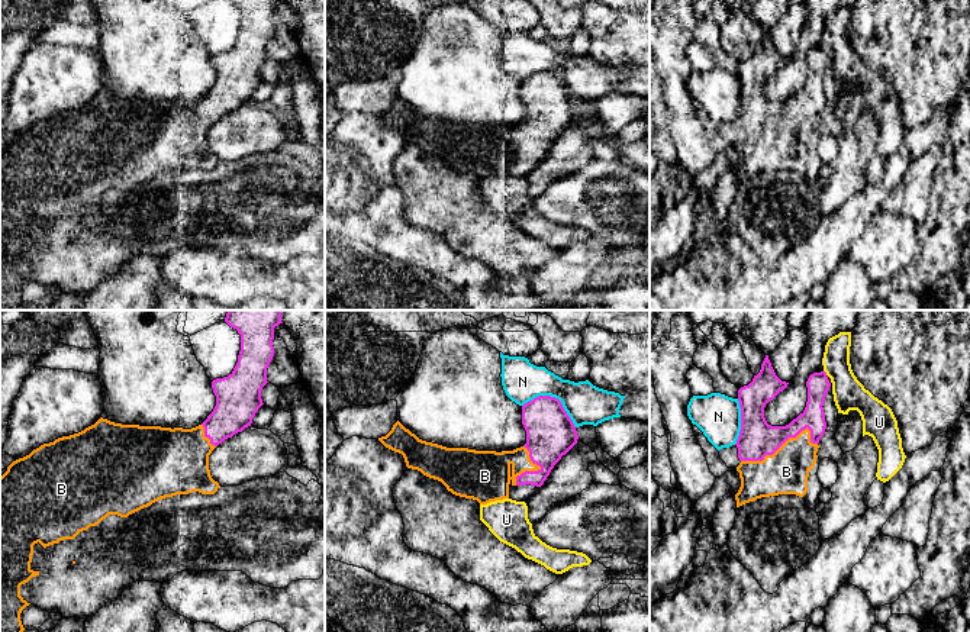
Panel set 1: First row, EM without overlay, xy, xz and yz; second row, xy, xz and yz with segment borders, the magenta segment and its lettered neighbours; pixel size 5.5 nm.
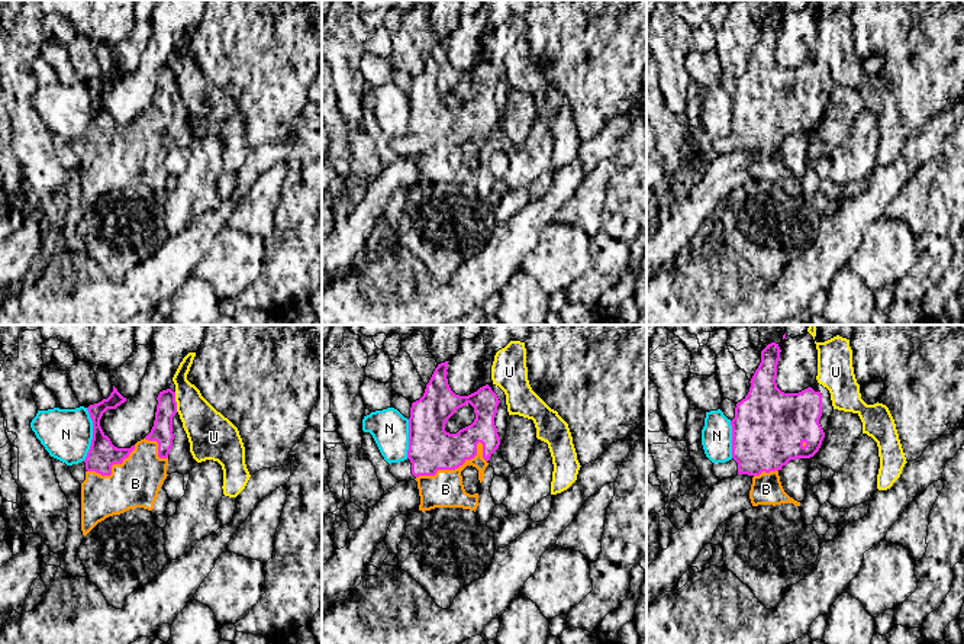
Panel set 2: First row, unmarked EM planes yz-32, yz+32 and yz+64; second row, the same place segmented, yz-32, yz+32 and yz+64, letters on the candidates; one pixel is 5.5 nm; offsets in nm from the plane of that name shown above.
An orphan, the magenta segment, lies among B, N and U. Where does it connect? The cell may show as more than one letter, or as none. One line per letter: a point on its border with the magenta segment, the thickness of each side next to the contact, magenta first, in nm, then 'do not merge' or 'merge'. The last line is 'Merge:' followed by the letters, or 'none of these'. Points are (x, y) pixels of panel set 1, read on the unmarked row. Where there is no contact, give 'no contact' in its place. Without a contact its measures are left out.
B: meets magenta in yz at (783, 118); 200 nm thick on the magenta side, 240 nm on the other; merge
N: meets magenta in xz at (554, 73); 280 nm thick on the magenta side, 220 nm on the other; do not merge
U: meets magenta in yz at (825, 48); 130 nm thick on the magenta side, 180 nm on the other; do not merge
Merge: B

